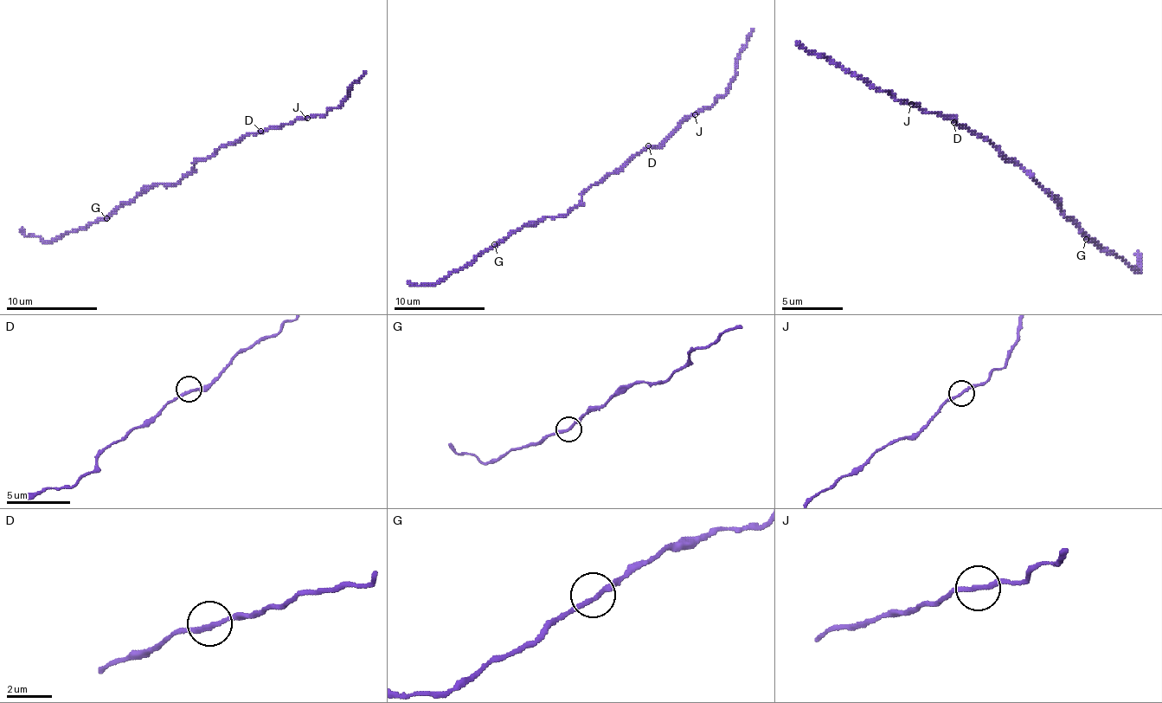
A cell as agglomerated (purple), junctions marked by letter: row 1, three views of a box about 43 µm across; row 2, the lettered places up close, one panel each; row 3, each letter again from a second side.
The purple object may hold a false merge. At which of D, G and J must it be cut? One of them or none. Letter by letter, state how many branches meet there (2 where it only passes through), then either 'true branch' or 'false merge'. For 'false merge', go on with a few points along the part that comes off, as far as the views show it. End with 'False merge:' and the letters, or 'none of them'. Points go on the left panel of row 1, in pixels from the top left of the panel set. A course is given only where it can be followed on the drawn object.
D: 2 | true branch
G: 2 | true branch
J: 2 | true branch
False merge: none of them

